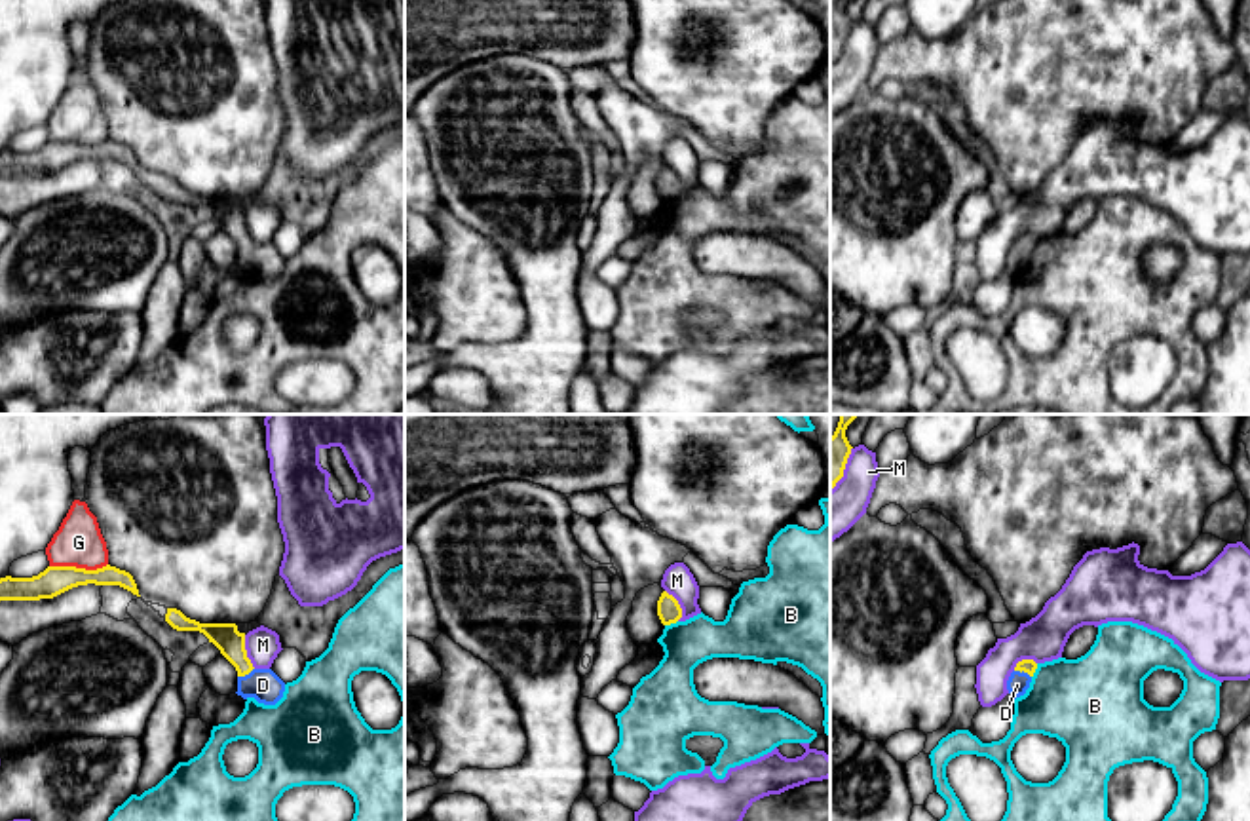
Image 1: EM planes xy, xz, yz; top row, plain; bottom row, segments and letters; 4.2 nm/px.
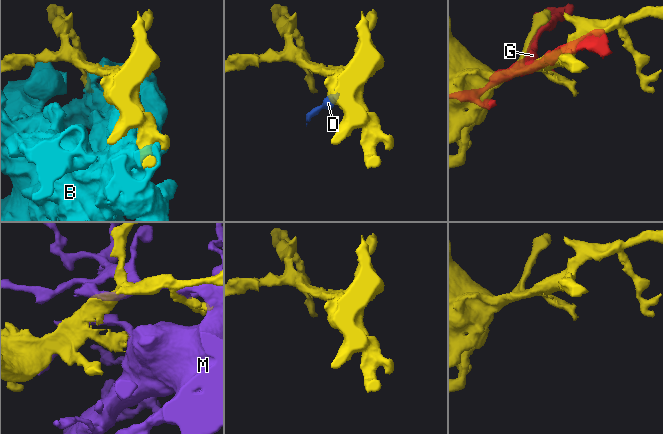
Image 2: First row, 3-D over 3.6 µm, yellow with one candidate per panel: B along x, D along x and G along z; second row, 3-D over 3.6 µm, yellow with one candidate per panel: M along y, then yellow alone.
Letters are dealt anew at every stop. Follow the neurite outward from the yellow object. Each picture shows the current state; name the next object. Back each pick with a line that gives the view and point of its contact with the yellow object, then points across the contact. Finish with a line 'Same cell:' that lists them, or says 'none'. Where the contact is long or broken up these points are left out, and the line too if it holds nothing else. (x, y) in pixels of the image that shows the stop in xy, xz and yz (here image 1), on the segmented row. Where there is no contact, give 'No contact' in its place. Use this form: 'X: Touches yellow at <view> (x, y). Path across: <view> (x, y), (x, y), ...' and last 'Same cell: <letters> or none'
D: Touches yellow at xy (246, 673). Path across: xy (227, 637), (246, 673), (263, 685)
Same cell: D

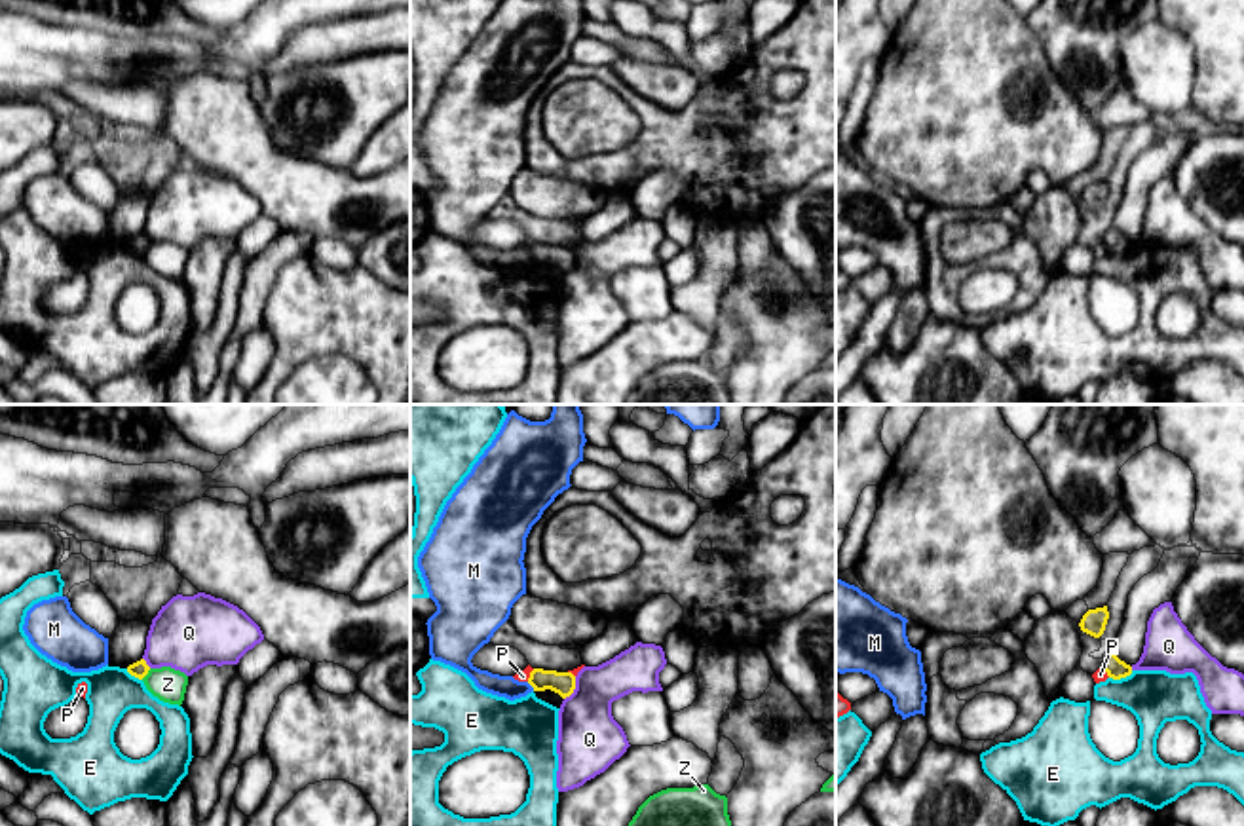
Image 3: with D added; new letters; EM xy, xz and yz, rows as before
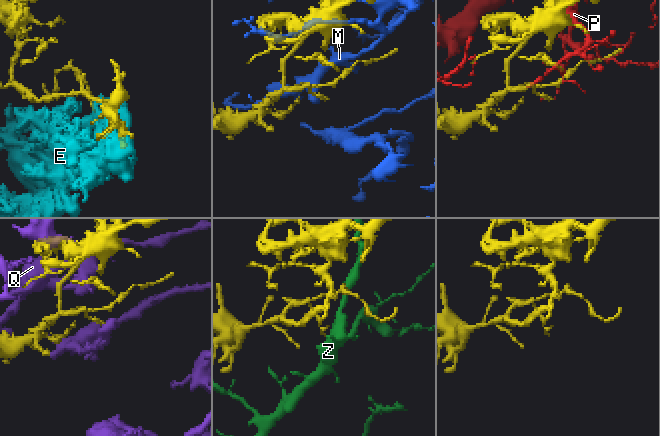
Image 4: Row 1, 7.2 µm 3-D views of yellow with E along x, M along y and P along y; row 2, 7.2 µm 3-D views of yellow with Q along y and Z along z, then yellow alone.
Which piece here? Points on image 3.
Same cell: none

